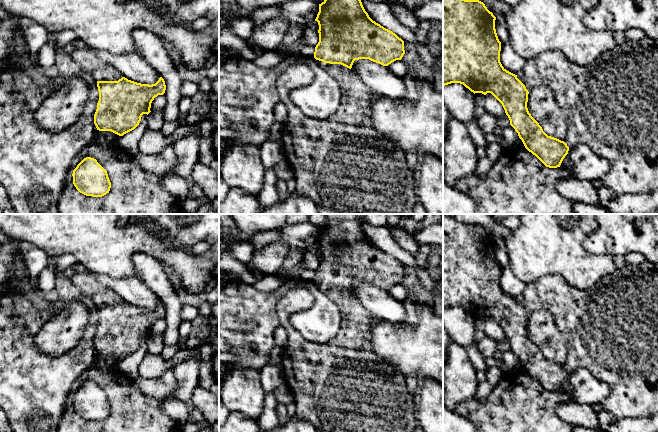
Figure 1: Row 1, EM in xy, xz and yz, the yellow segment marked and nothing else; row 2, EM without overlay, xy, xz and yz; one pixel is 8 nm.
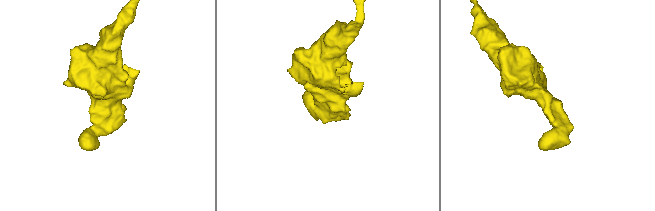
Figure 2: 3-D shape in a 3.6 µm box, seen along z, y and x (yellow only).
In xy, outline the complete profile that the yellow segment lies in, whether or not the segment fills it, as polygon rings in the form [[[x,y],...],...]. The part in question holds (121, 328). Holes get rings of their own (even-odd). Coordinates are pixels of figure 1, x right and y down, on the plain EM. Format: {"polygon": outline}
{"polygon": [[[75,273],[73,285],[97,305],[99,325],[94,348],[99,355],[111,355],[119,360],[134,354],[143,338],[149,338],[151,327],[166,314],[162,301],[152,309],[123,301],[115,292],[97,281],[90,273]]]}

